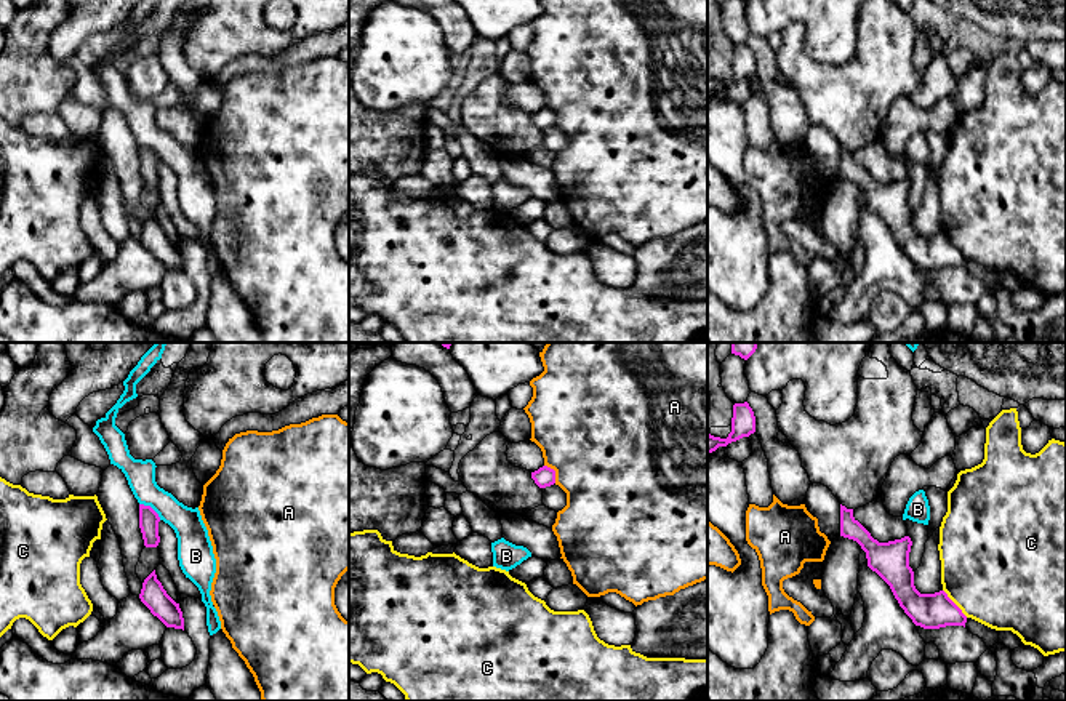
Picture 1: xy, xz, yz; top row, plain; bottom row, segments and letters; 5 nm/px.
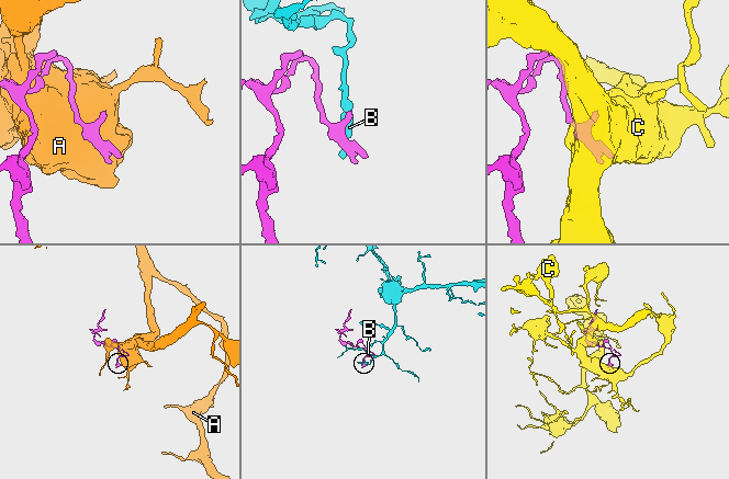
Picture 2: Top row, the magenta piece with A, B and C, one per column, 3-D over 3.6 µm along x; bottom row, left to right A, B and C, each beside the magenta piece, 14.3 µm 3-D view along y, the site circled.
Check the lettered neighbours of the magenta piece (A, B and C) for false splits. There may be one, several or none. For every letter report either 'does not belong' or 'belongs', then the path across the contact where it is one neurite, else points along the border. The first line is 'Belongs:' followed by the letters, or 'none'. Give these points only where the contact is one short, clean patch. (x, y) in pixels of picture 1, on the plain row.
Belongs: none
A: does not belong
B: does not belong; border xy (140, 144), (148, 146), (160, 160)
C: does not belong

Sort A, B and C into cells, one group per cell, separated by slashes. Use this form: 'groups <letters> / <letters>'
groups A / B / C

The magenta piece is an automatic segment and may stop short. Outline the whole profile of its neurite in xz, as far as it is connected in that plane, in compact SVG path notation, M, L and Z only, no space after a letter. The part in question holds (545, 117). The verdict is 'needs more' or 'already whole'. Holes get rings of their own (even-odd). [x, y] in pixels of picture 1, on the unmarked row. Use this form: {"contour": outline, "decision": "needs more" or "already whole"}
{"contour": "M543 107L538 112L531 114L531 120L539 130L546 130L555 125L555 112Z", "decision": "already whole"}

